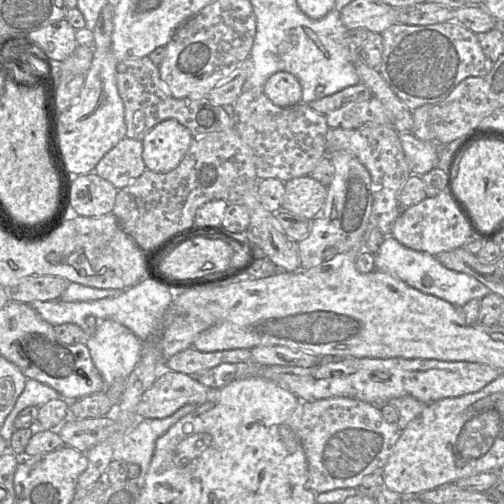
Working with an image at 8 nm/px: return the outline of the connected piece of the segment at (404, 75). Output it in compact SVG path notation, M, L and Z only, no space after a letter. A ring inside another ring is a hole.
M456 21L418 26L394 24L381 35L384 49L378 72L411 111L442 101L468 77L487 75L494 63L482 51L477 35Z

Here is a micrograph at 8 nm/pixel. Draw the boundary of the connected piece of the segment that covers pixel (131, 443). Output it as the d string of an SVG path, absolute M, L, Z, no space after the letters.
M186 404L166 418L140 419L139 423L125 434L115 445L113 460L138 464L141 468L136 485L142 490L155 450L156 441L182 417L194 411L197 404Z

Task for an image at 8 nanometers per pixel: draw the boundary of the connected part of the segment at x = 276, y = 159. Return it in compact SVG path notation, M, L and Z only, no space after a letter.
M254 88L243 91L233 103L233 108L234 129L255 155L256 175L259 180L277 178L285 182L300 176L307 176L322 158L328 156L326 134L329 126L325 115L314 111L308 104L300 102L290 107L279 107L265 95L263 88Z

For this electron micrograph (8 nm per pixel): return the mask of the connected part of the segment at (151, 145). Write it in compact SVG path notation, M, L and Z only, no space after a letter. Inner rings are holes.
M166 119L152 127L142 139L146 169L167 173L175 169L187 153L194 136L176 119Z

